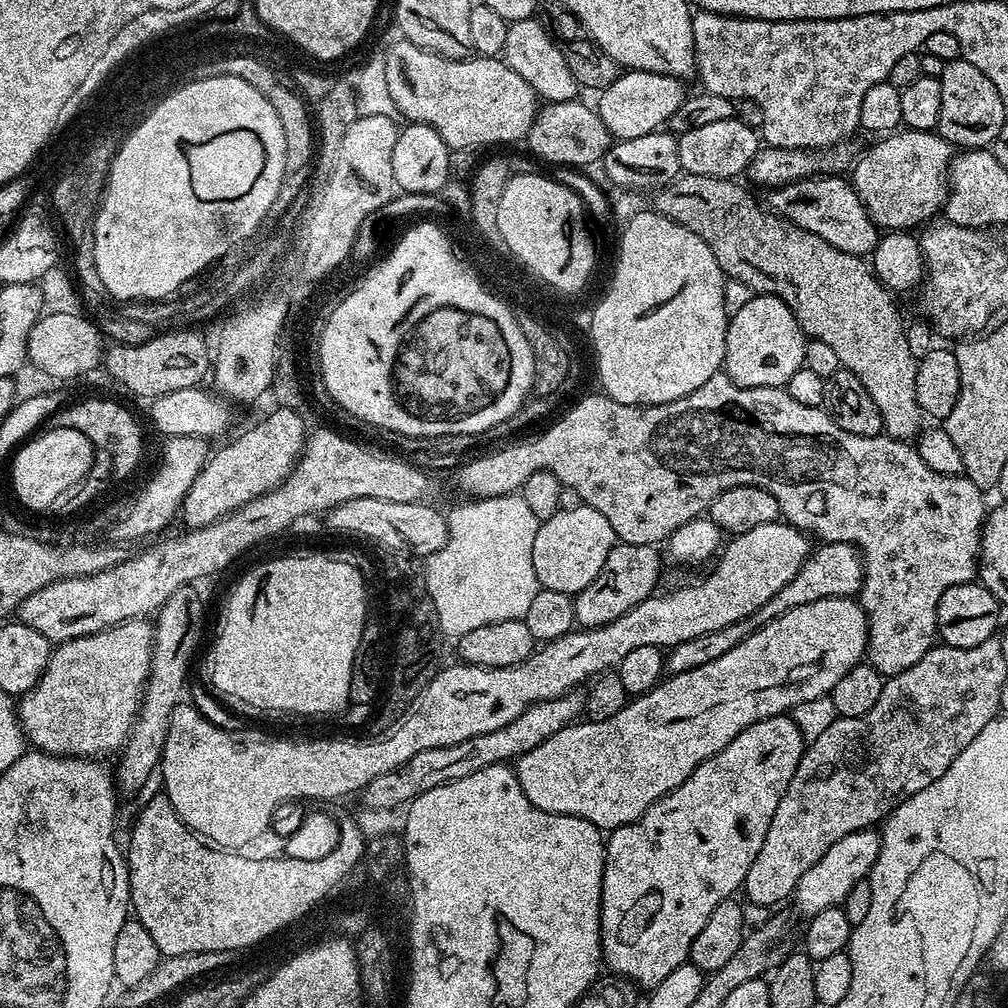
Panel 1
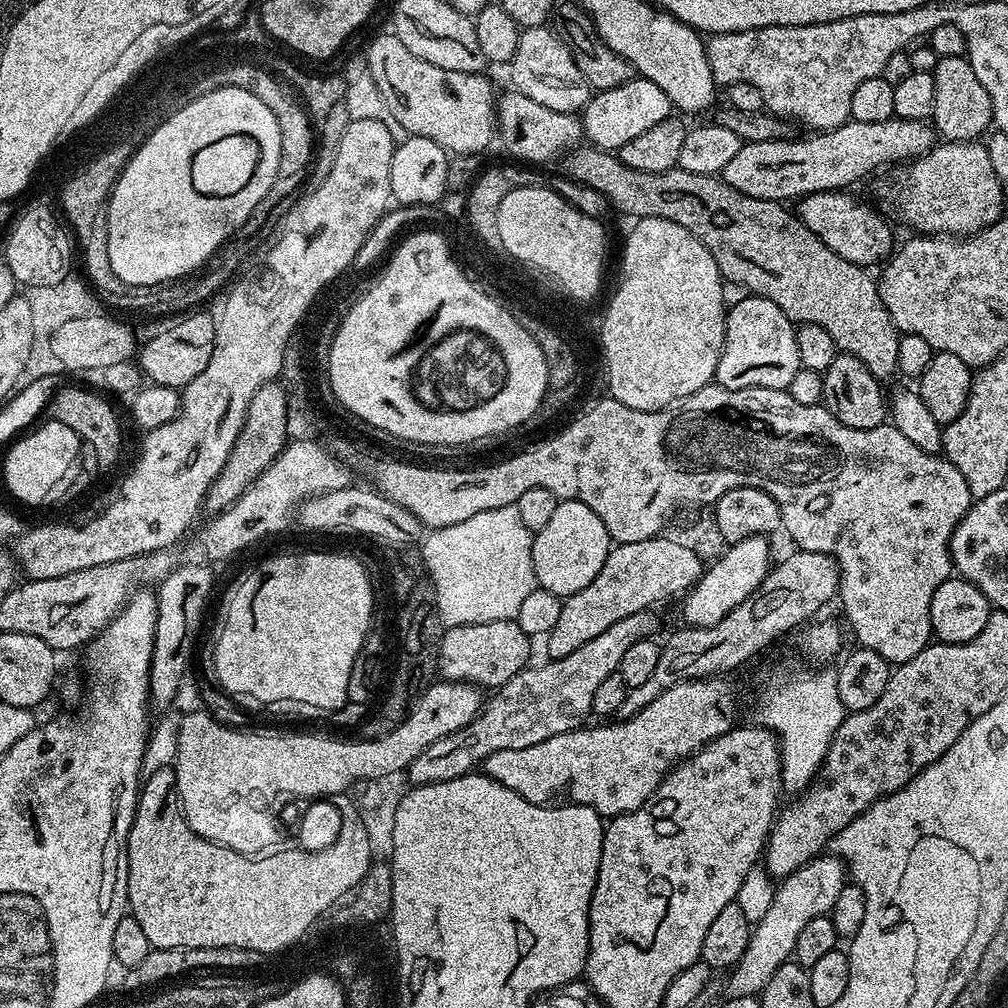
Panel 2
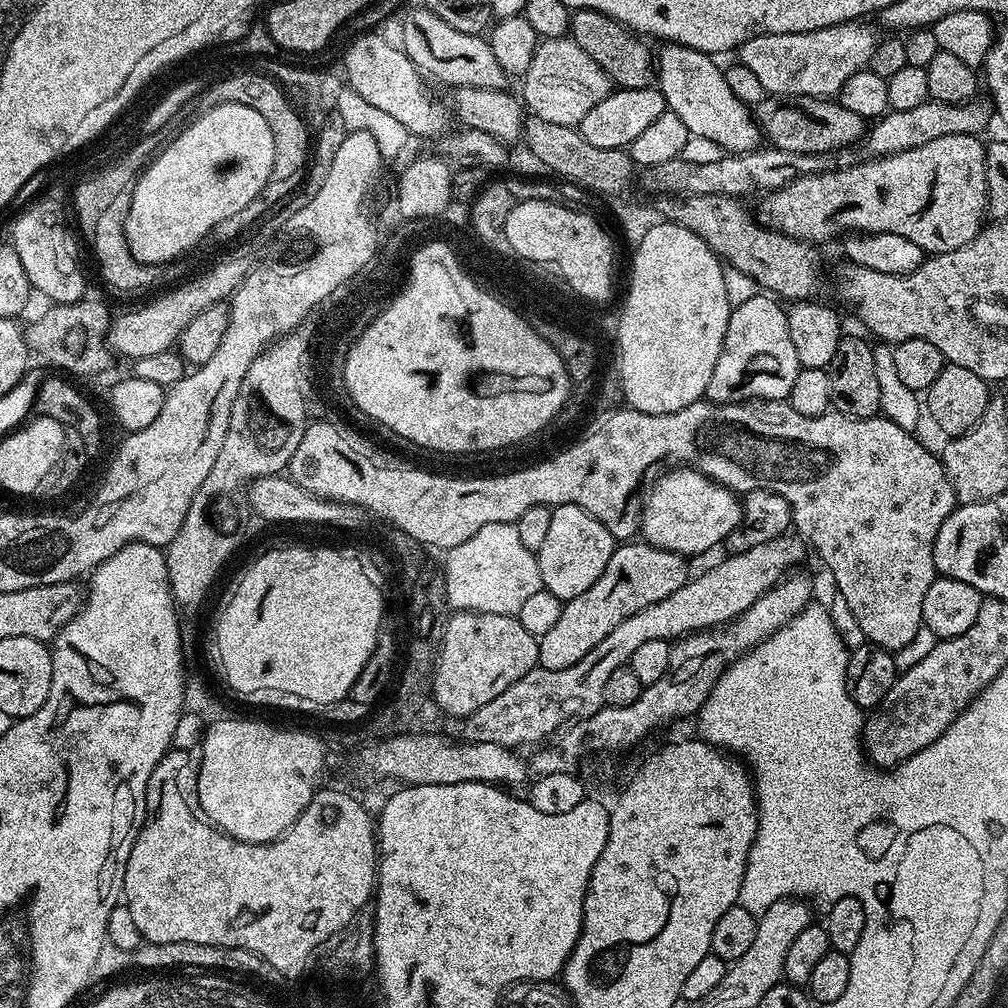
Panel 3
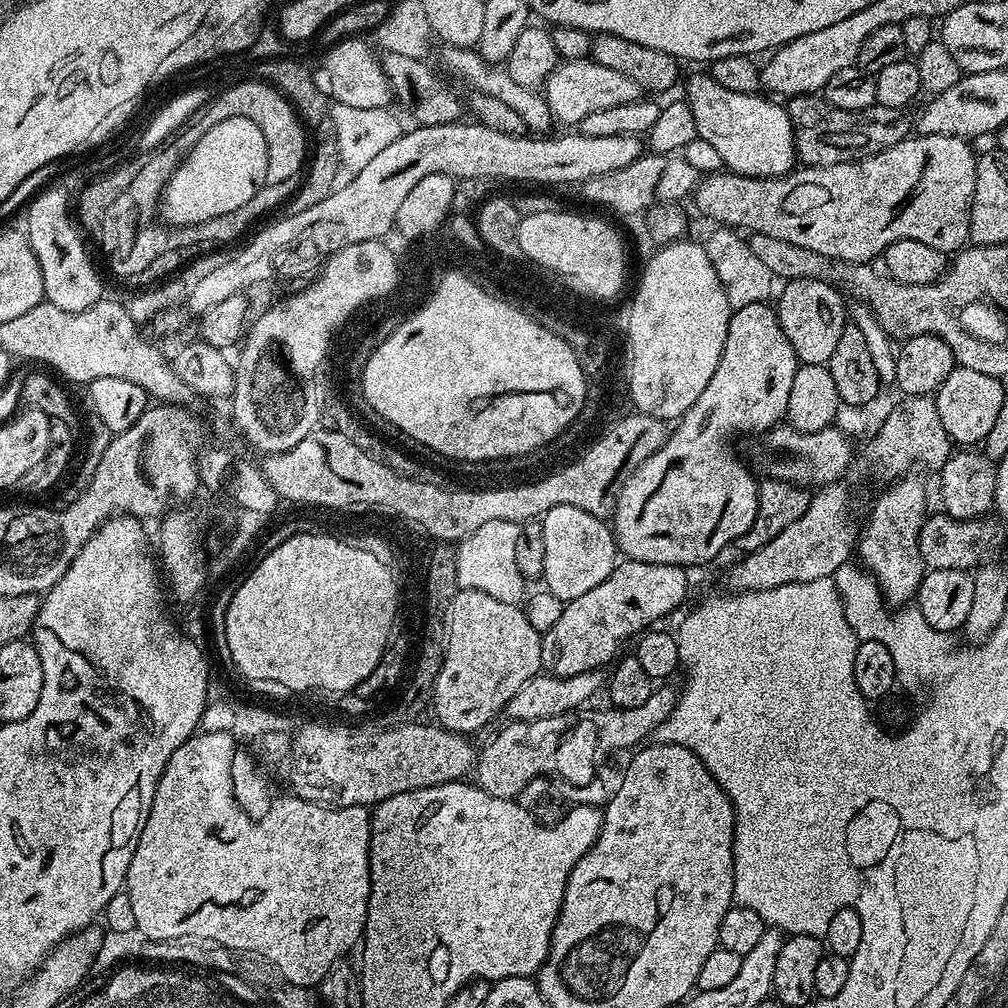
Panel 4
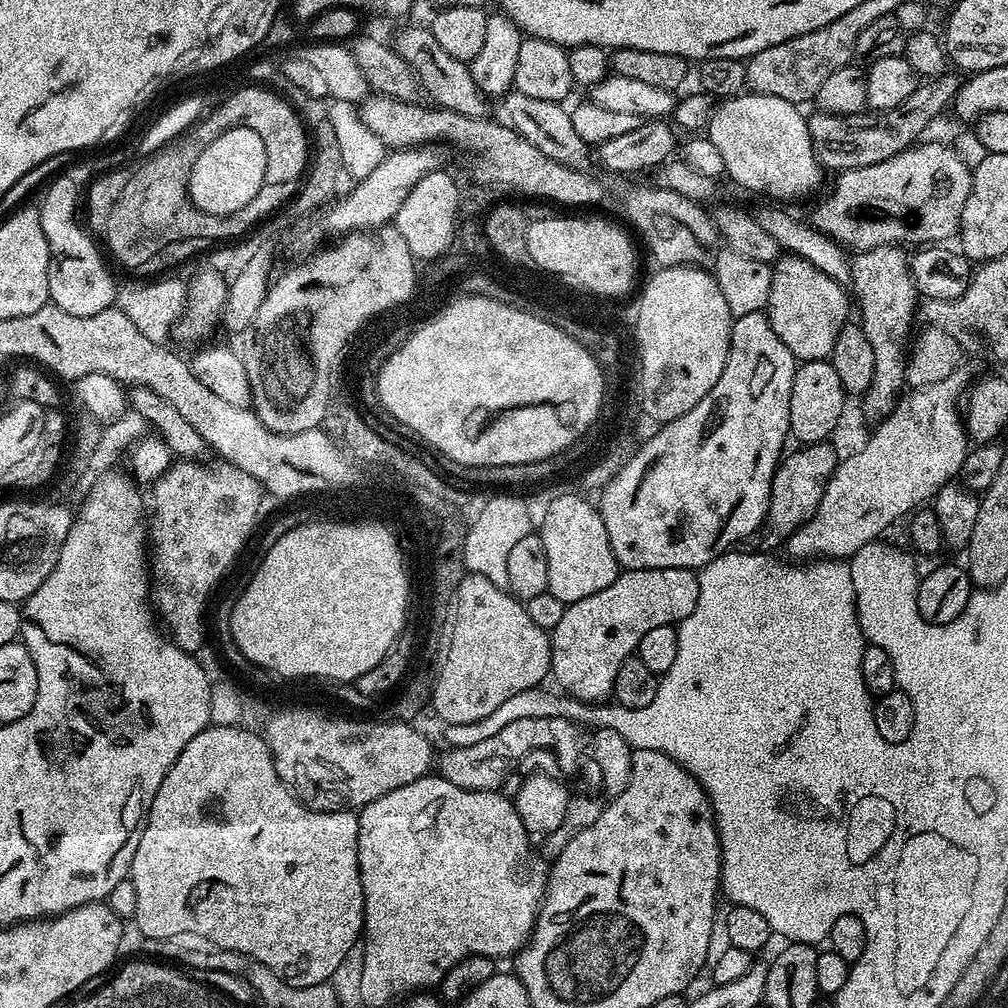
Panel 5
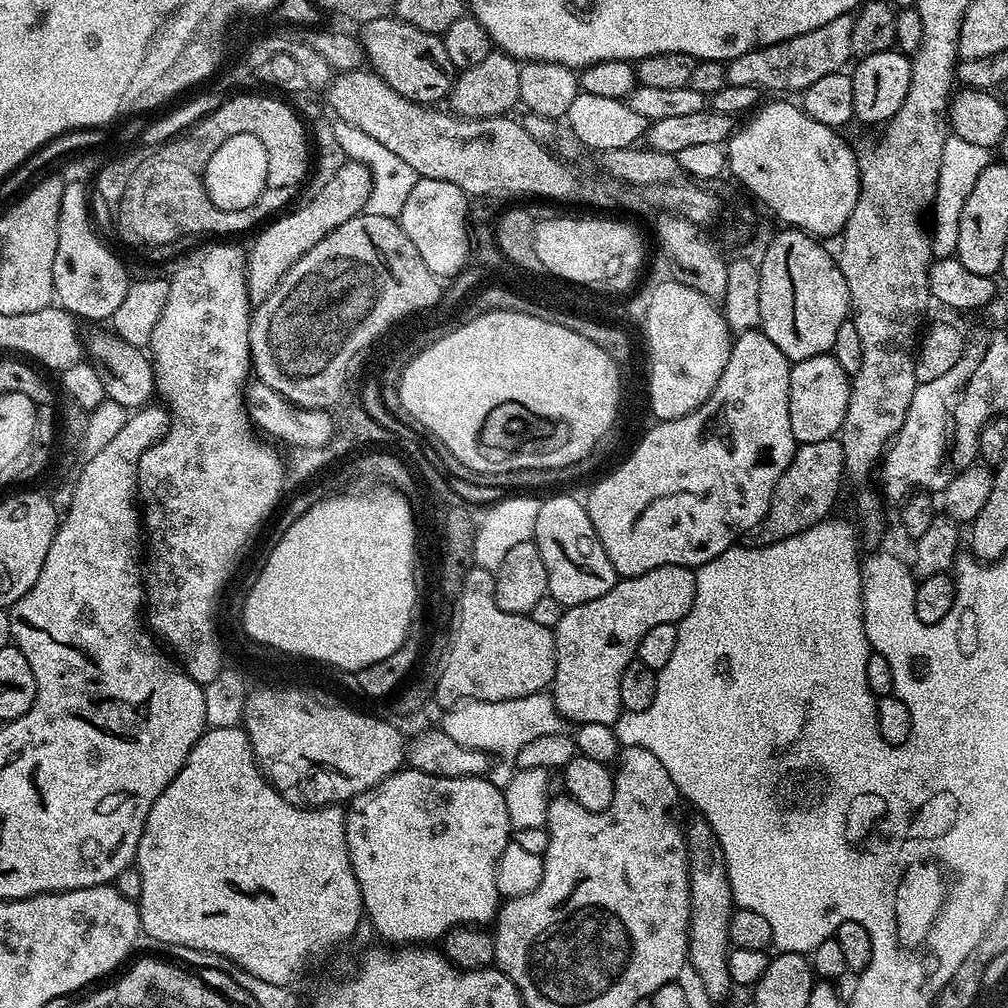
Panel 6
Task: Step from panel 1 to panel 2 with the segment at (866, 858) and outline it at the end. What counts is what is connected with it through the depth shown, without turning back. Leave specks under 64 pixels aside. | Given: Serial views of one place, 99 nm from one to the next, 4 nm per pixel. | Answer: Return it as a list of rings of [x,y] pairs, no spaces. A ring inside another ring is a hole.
[[[812,858],[795,872],[783,877],[779,881],[780,889],[771,893],[764,916],[755,925],[748,949],[742,954],[739,964],[731,969],[729,976],[732,977],[728,984],[733,988],[733,993],[759,997],[774,970],[793,959],[798,933],[806,927],[806,922],[810,922],[810,918],[831,913],[834,898],[838,898],[845,886],[846,868],[839,859],[820,859]]]

